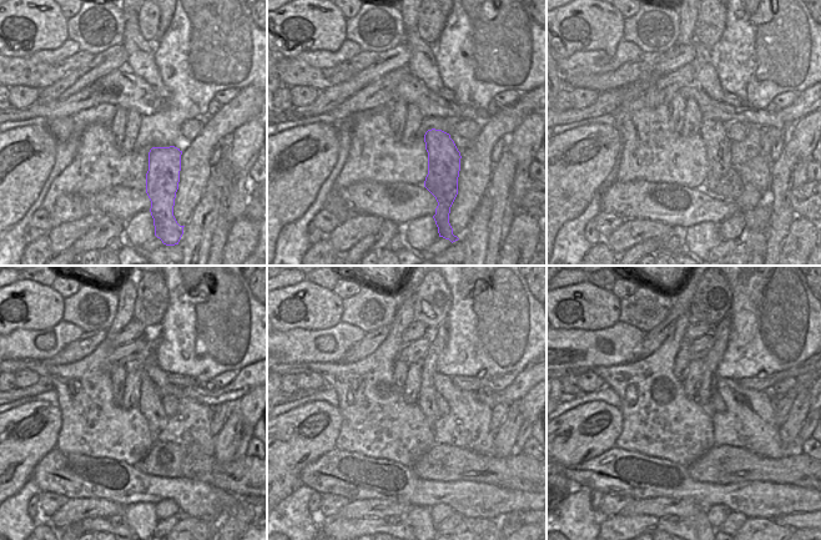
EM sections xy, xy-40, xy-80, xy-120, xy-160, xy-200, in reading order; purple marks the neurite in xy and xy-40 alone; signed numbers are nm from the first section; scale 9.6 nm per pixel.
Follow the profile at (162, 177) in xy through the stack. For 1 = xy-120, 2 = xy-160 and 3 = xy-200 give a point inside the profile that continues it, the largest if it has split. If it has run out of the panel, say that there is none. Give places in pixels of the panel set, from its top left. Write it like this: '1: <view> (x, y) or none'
1: xy-120 (150, 404)
2: xy-160 (438, 337)
3: xy-200 (720, 332)

